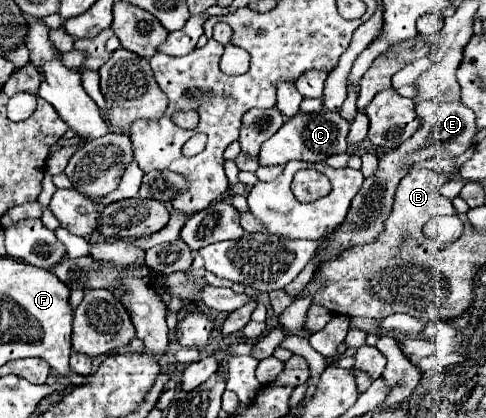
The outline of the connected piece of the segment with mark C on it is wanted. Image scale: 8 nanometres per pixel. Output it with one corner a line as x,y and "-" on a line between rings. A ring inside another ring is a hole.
298,112
286,124
270,138
266,144
262,144
260,150
260,164
262,166
284,166
290,160
302,160
302,162
326,162
326,158
348,152
348,122
338,112
318,112
318,114
302,114

